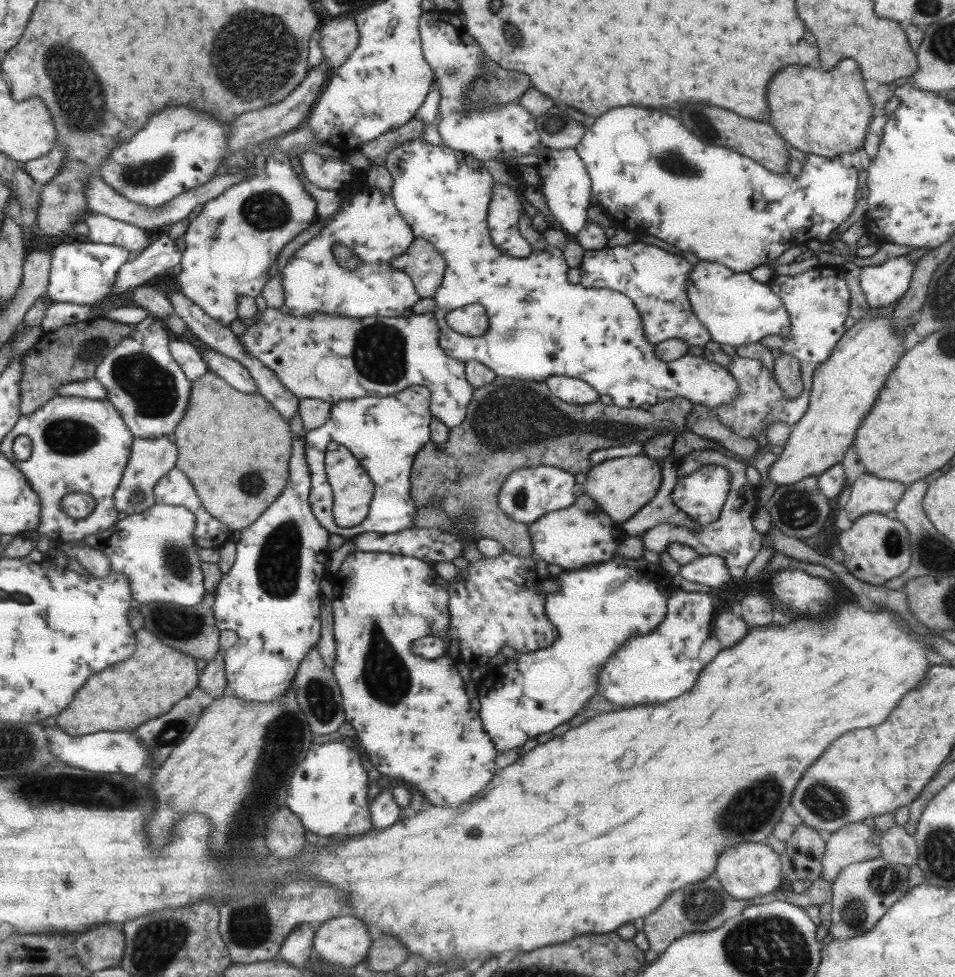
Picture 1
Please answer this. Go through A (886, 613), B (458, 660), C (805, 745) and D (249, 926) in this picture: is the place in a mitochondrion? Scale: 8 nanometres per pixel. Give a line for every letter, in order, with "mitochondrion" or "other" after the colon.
A: other
B: other
C: other
D: mitochondrion

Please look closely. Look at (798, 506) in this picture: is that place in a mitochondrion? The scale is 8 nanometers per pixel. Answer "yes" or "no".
yes

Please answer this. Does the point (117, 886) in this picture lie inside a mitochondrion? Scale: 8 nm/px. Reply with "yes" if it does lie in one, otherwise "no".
no

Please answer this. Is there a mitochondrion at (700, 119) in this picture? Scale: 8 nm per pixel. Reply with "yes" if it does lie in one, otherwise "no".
yes

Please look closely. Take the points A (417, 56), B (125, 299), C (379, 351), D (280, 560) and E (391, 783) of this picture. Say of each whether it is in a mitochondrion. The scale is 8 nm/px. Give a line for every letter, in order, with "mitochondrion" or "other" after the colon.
A: other
B: other
C: mitochondrion
D: mitochondrion
E: other

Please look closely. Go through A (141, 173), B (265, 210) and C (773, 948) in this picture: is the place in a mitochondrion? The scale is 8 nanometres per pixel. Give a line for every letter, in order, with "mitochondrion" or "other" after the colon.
A: mitochondrion
B: mitochondrion
C: mitochondrion

